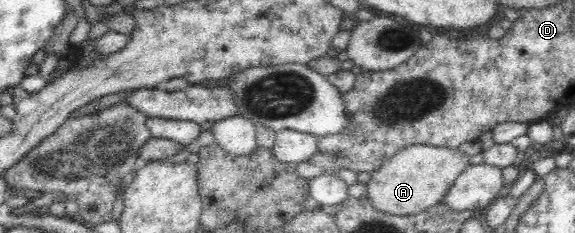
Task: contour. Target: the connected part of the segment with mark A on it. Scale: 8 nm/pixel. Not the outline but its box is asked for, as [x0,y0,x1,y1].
[366,144,471,215]

